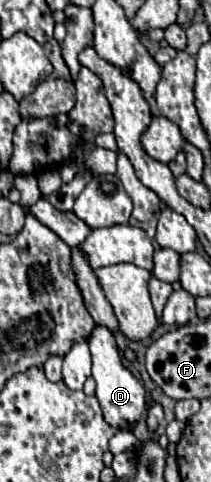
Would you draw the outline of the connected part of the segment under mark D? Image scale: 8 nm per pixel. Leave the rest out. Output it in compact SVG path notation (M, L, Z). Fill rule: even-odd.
M96 326L88 338L90 352L92 352L92 378L96 380L96 398L100 400L100 408L104 412L104 418L108 424L132 430L136 420L142 416L142 410L146 408L144 400L144 388L134 378L134 374L122 366L122 358L114 340L114 334L102 326Z

